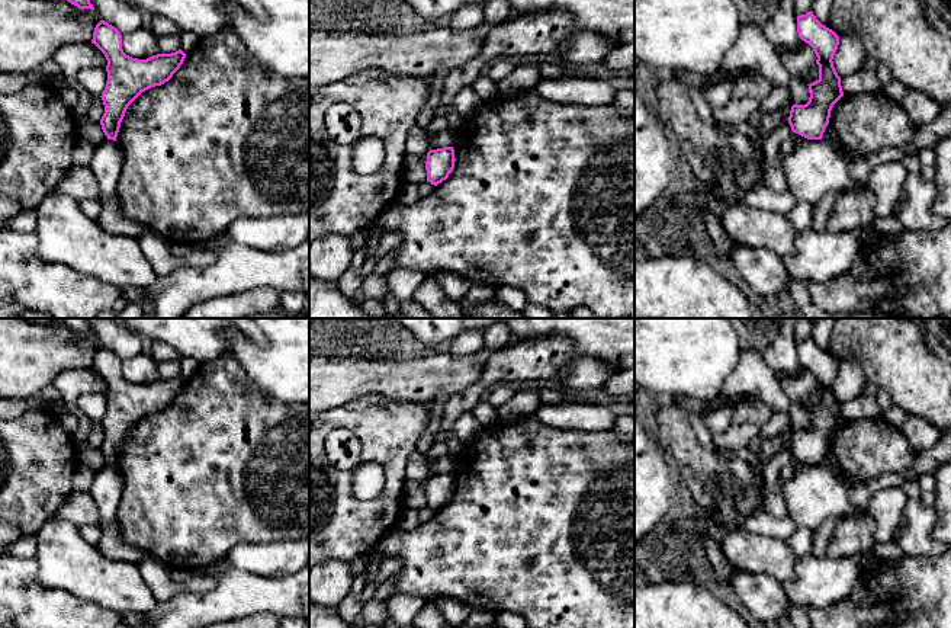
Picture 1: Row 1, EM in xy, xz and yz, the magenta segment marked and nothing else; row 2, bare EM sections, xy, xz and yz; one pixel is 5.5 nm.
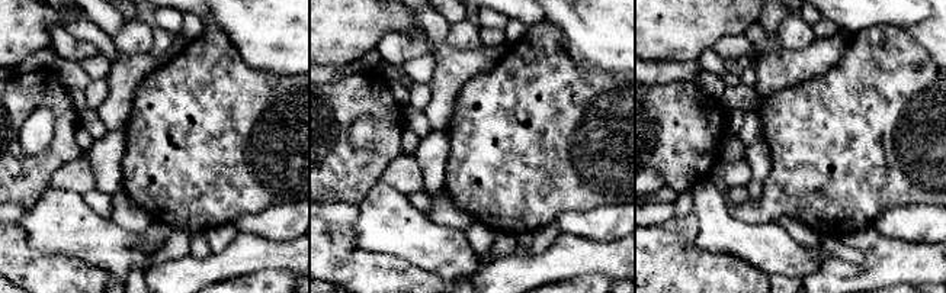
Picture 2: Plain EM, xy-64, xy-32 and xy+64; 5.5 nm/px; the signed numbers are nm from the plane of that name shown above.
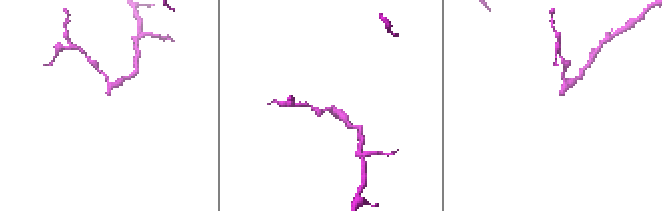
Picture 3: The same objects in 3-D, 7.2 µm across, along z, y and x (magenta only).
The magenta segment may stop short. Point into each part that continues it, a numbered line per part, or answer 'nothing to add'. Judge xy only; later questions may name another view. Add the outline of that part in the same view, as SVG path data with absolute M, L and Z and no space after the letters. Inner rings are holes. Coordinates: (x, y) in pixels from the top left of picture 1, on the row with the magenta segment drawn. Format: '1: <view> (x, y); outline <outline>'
nothing to add

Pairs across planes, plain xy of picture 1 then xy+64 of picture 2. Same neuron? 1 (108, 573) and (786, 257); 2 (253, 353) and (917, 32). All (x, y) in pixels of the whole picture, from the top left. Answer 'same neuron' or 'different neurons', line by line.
1: same neuron
2: same neuron

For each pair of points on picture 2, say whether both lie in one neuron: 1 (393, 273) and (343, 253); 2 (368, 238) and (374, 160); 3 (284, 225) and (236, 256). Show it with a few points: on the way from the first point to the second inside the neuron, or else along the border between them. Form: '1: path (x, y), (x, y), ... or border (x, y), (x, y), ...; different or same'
1: path (381, 273), (364, 273), (355, 264); same
2: border (378, 180), (359, 205); different
3: border (239, 231), (273, 240), (294, 238); different

